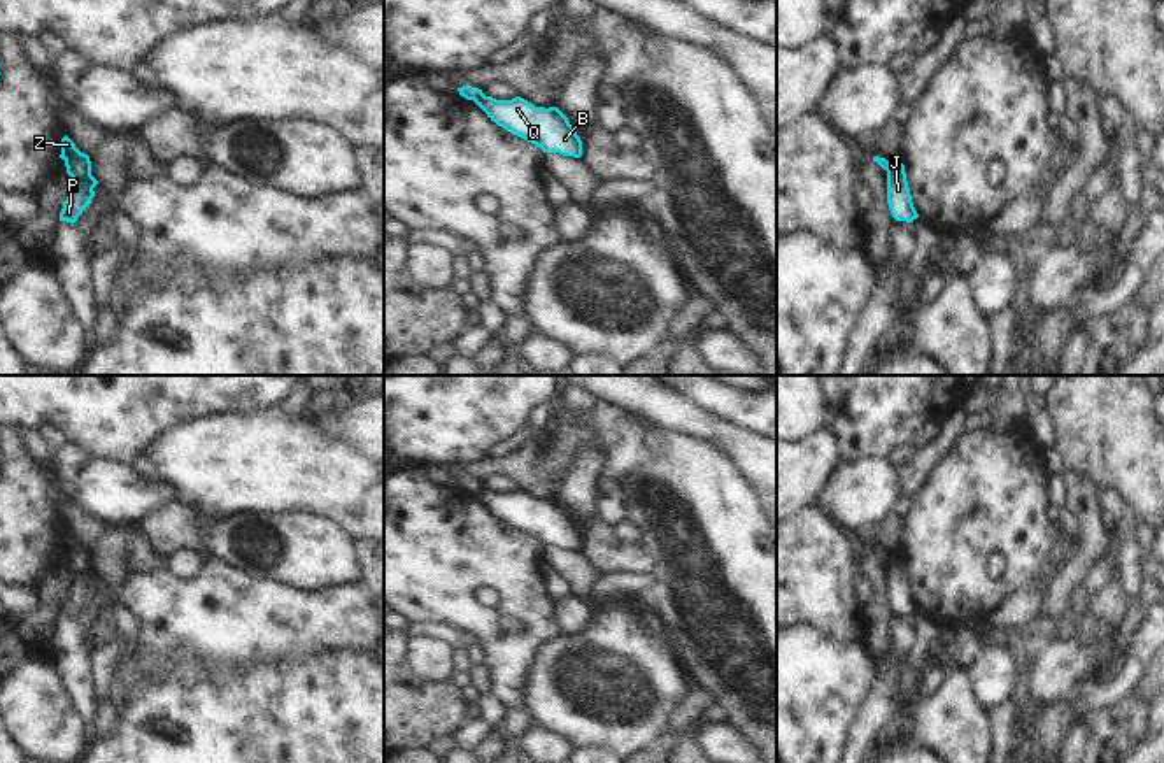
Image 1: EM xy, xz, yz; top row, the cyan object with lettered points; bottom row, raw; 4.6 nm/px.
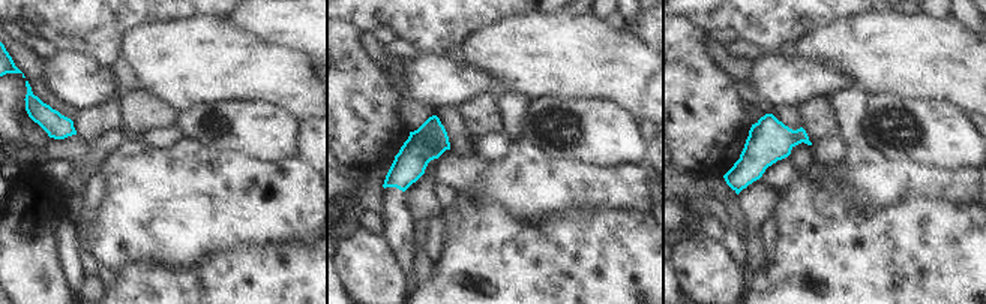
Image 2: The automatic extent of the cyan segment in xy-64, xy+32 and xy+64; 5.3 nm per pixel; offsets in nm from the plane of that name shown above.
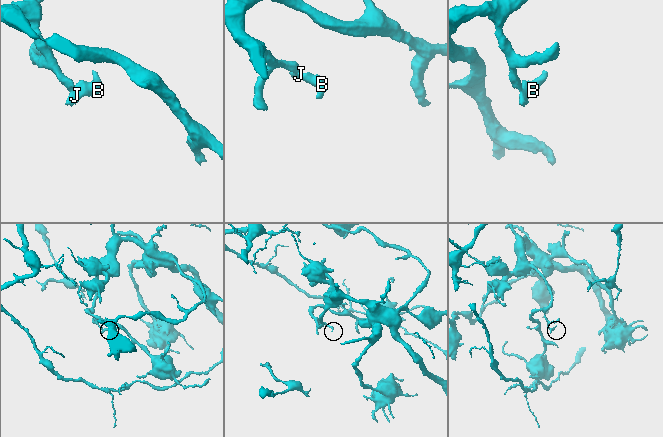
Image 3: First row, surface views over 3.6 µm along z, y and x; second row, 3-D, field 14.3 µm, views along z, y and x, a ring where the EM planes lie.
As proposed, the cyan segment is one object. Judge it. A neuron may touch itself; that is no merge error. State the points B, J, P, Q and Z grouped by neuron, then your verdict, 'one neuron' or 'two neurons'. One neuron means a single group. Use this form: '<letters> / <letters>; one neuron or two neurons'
B J P Q / Z; two neurons

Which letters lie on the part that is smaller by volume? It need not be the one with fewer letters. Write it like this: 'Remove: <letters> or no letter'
Remove: B, J, P, Q

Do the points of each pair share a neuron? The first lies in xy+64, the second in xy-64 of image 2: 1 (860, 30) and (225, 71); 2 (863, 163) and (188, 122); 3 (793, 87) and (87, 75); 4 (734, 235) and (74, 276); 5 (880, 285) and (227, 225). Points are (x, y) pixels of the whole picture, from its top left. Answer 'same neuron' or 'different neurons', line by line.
1: same neuron
2: different neurons
3: same neuron
4: same neuron
5: different neurons

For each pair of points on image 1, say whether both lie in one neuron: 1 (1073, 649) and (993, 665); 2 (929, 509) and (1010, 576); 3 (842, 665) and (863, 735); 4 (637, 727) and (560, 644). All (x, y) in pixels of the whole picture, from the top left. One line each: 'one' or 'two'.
1: two
2: one
3: two
4: one

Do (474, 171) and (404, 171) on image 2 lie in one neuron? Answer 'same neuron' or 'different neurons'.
different neurons

